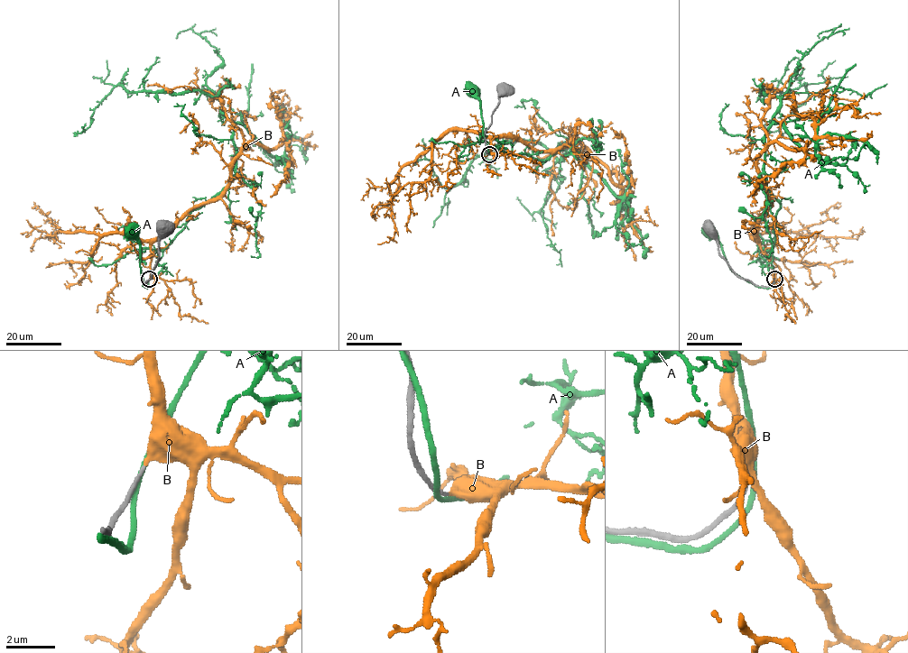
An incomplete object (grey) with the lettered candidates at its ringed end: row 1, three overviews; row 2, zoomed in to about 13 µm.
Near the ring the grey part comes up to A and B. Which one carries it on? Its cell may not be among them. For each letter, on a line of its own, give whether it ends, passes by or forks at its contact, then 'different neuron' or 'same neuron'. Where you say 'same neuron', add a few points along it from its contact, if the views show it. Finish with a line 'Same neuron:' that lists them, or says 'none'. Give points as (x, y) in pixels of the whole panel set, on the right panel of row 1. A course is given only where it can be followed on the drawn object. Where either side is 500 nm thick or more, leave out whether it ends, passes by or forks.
A: it passes by; different neuron
B: it ends; same neuron; course (774, 279), (757, 239), (771, 198), (757, 159), (774, 142), (802, 149), (827, 112), (881, 114)
Same neuron: B

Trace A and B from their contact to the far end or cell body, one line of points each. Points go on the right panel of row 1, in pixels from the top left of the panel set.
A: (774, 280), (770, 288), (764, 288), (739, 277), (728, 265), (718, 237), (709, 232)
B: (774, 279), (757, 239), (771, 198), (757, 159), (774, 142), (802, 149), (827, 112), (881, 114)

